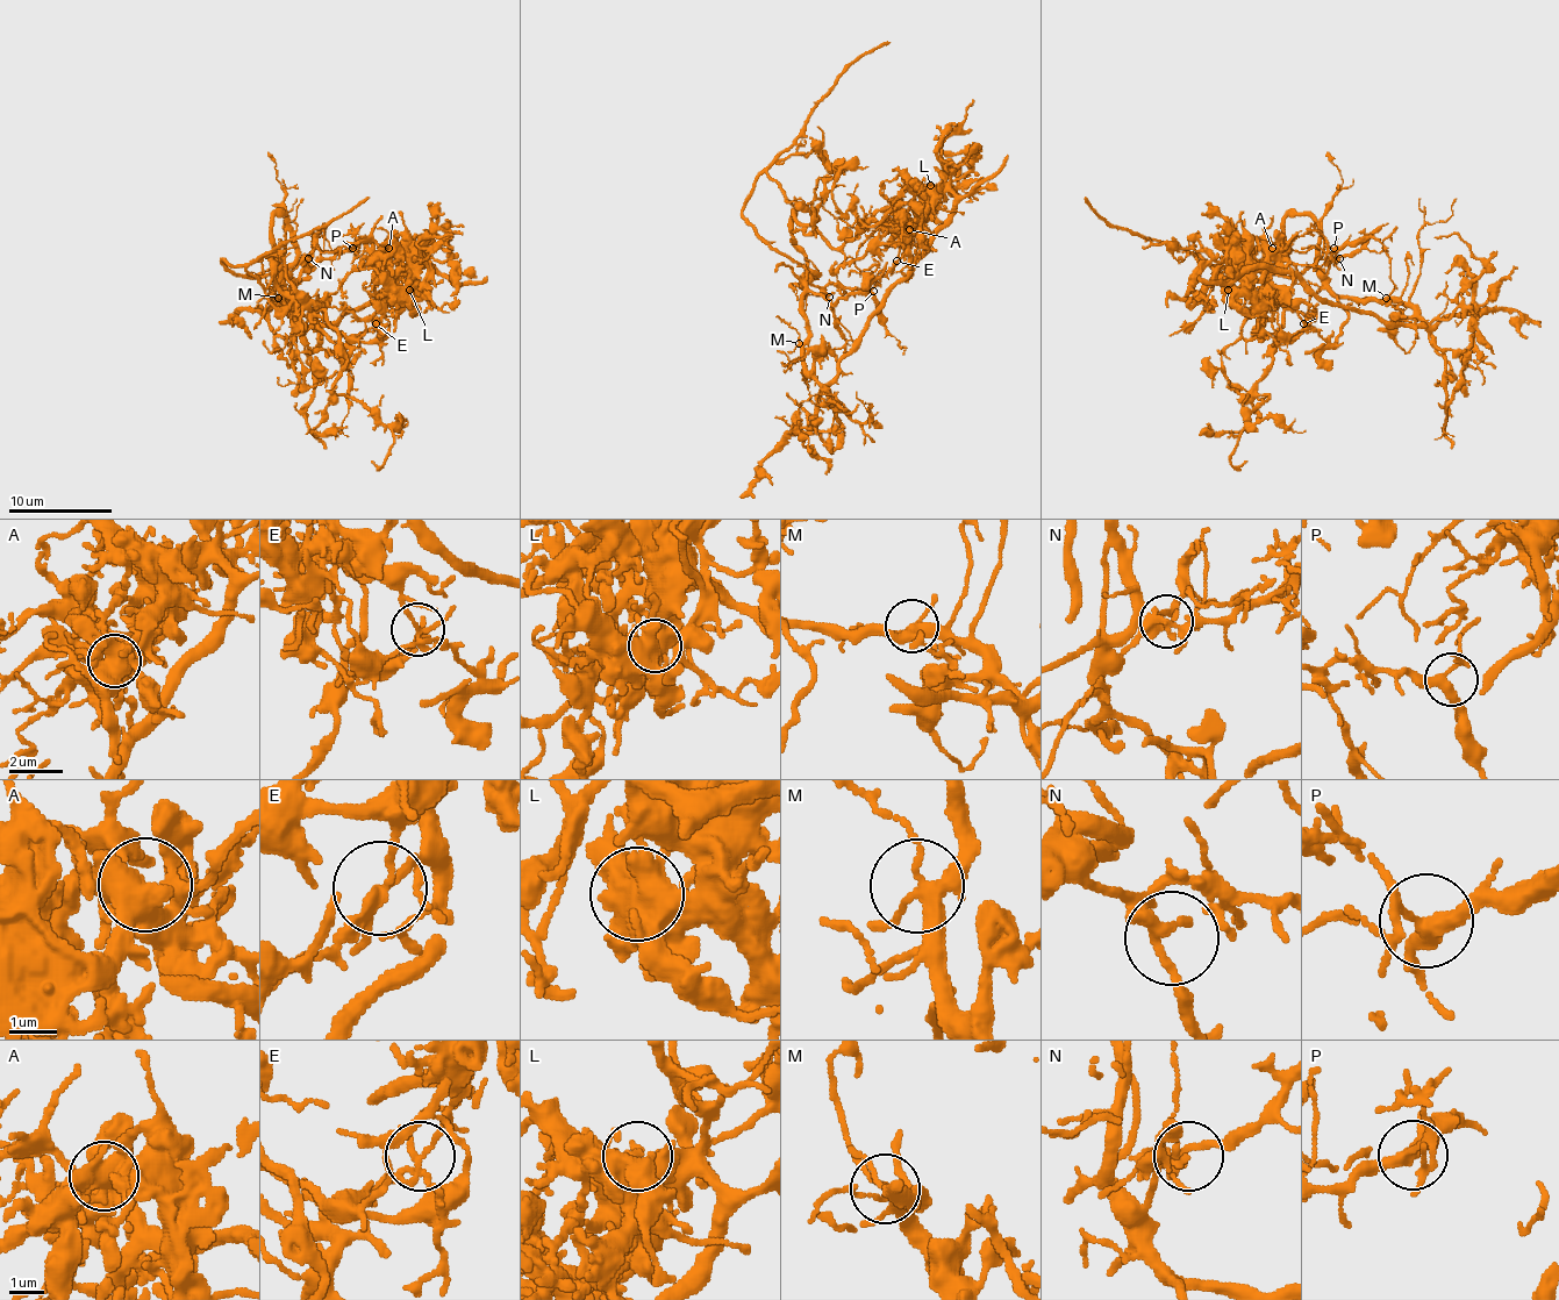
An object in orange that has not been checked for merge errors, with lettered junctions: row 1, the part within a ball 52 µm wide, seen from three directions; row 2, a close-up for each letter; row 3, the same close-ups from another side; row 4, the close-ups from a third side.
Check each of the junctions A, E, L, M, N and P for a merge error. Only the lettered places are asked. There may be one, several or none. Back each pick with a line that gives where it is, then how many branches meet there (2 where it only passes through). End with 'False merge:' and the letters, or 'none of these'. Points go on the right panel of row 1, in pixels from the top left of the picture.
E: place (1303, 323); branches 4
False merge: E

